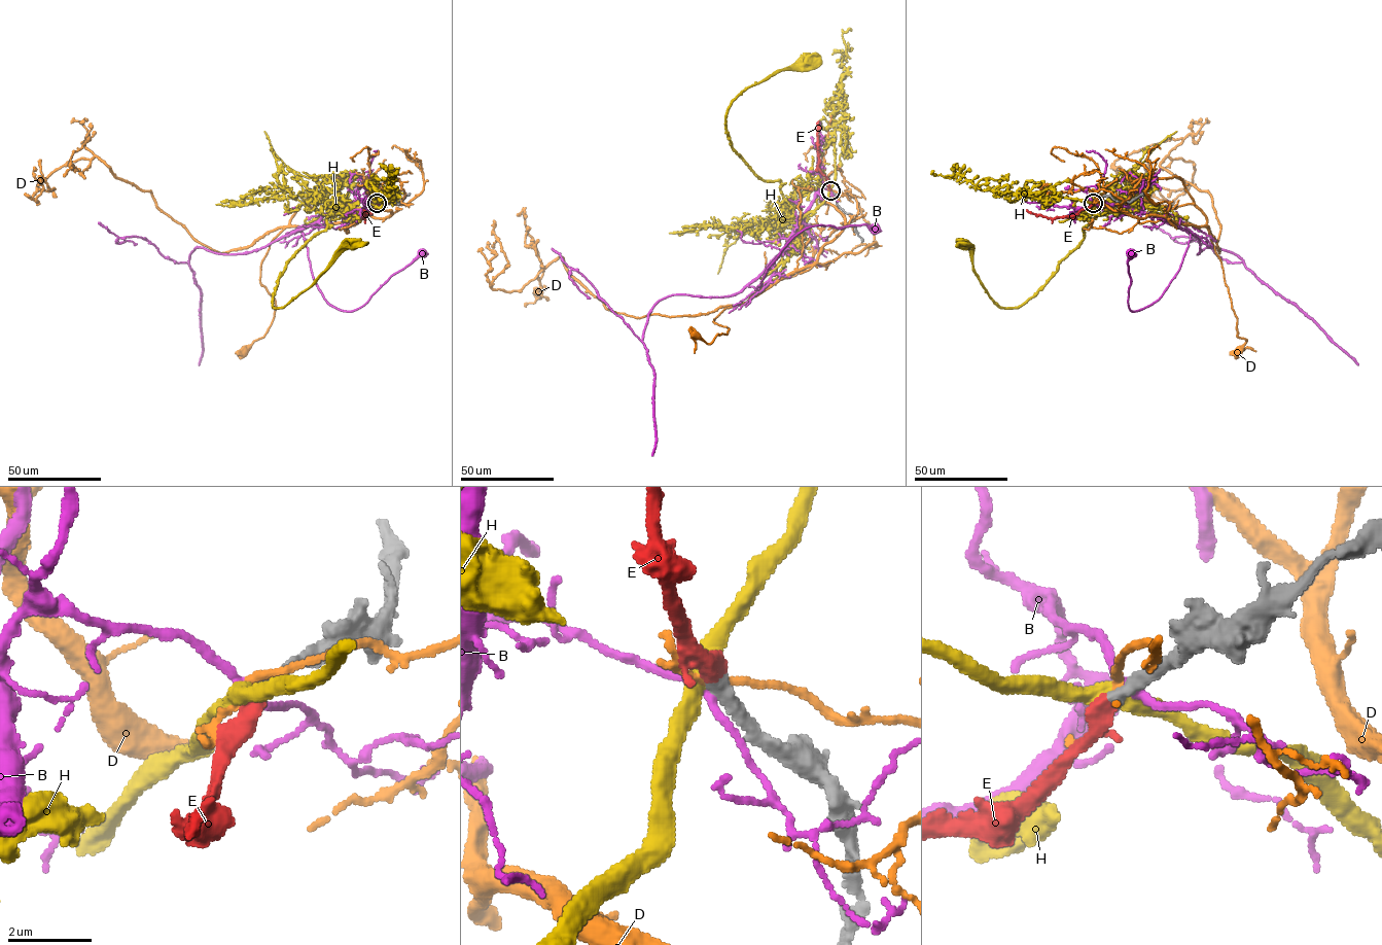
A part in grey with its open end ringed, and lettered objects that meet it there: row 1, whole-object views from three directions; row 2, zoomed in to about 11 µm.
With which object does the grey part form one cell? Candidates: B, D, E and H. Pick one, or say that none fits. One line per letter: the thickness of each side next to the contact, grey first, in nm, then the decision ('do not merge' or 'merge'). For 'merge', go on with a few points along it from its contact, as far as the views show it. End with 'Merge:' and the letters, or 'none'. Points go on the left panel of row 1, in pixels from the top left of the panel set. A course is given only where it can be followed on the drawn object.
B: 400/190 nm | do not merge
D: 380/180 nm | do not merge
E: 360/320 nm | merge | via (377, 203), (364, 218), (365, 211)
H: 360/440 nm | do not merge
Merge: E

